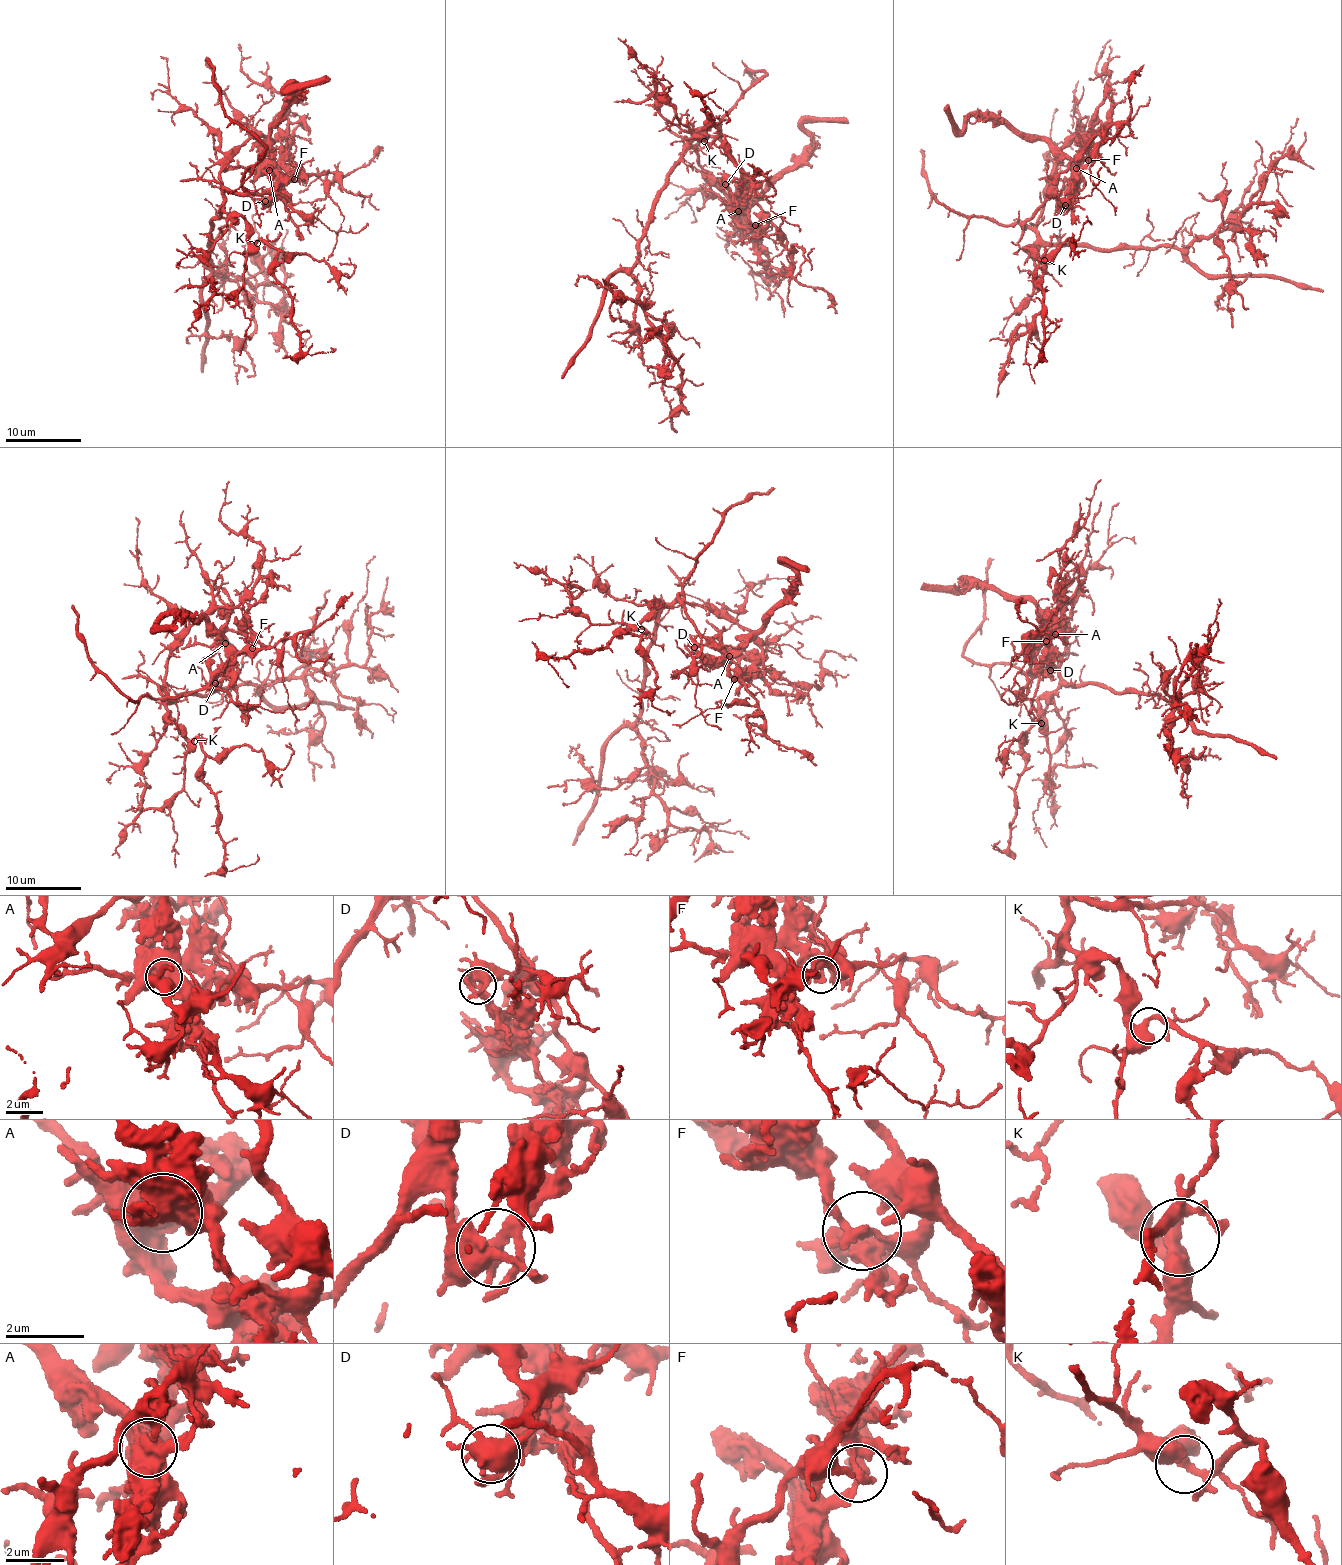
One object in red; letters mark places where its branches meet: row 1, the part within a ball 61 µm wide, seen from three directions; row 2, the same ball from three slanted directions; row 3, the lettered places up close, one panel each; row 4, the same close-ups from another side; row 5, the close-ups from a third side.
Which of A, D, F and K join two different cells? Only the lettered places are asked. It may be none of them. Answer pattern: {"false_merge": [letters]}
{"false_merge": ["D", "F"]}

